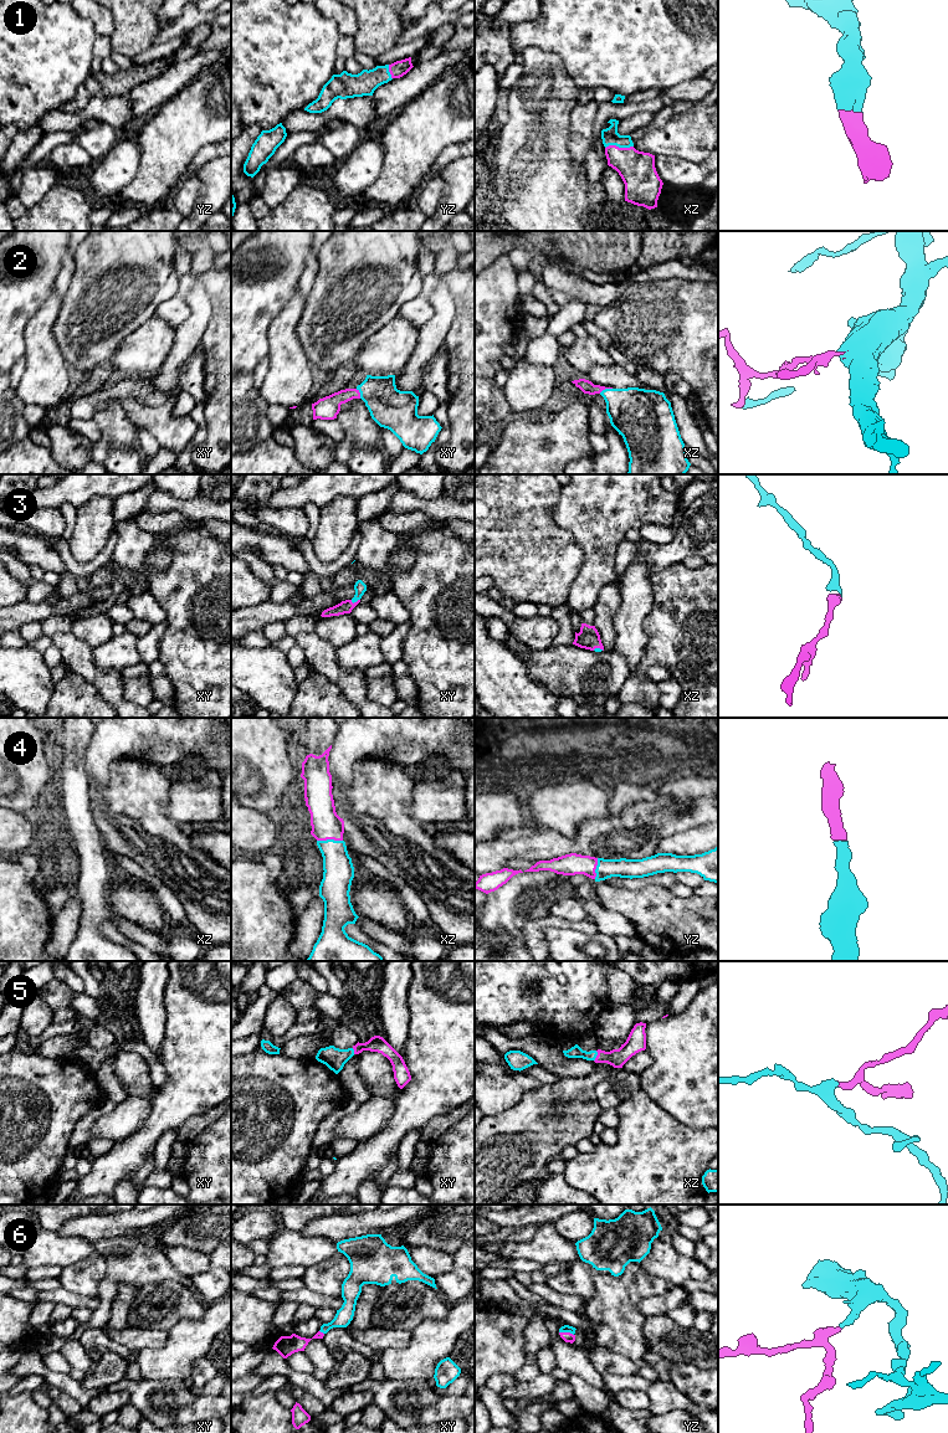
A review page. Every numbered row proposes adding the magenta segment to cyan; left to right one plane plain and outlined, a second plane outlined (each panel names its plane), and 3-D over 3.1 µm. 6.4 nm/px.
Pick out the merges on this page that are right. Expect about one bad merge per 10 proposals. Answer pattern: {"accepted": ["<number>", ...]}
{"accepted": ["1", "2", "3", "4", "5", "6"]}

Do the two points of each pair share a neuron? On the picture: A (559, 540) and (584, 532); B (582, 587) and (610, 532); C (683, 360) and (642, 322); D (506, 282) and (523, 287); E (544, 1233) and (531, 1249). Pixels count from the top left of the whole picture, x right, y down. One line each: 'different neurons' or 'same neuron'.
A: different neurons
B: same neuron
C: same neuron
D: different neurons
E: same neuron

